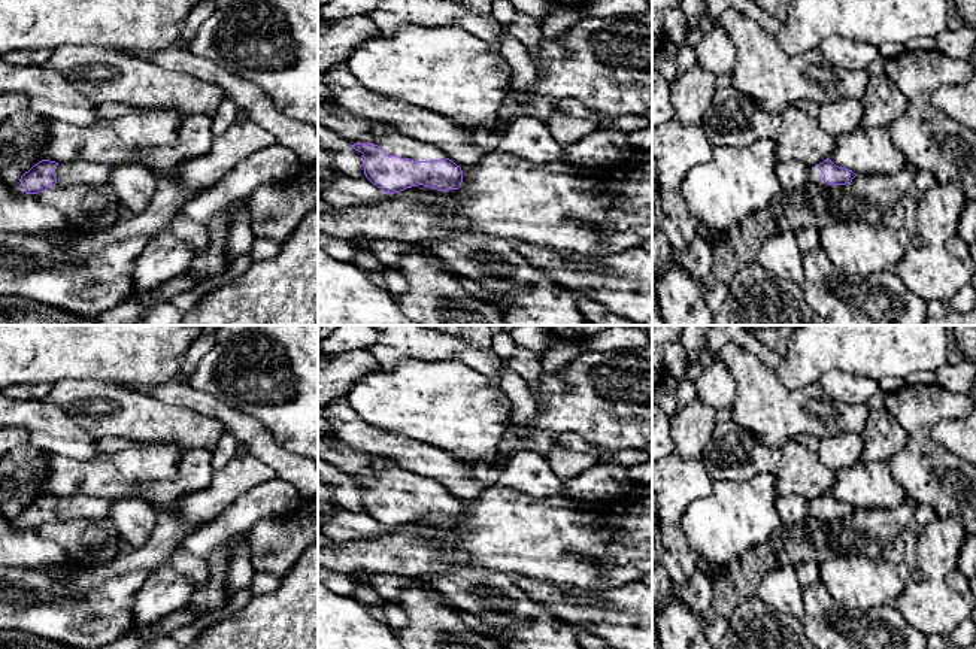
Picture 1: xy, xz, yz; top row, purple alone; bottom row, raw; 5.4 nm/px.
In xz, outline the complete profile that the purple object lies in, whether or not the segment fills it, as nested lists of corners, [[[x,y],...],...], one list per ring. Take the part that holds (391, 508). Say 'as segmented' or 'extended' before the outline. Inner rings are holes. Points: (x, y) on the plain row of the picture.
extended; [[[333,431],[318,434],[318,457],[363,488],[366,512],[388,528],[418,519],[437,525],[458,524],[461,521],[461,501],[449,494],[437,480],[416,474],[392,463],[388,463],[382,471],[373,471],[370,468],[373,455],[346,445]]]

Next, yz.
extended; [[[830,492],[816,500],[810,500],[809,509],[812,518],[822,522],[851,518],[852,513],[857,510],[857,507],[854,507],[852,504],[836,500]]]

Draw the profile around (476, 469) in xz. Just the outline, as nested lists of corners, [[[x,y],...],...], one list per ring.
[[[466,463],[464,467],[473,476],[482,477],[485,473],[488,473],[494,468],[501,468],[503,465],[500,465],[497,463]]]

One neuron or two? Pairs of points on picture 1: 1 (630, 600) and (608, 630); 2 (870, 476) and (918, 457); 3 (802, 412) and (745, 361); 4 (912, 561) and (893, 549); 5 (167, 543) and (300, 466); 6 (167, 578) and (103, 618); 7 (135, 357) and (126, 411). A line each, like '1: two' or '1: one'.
1: one
2: two
3: one
4: one
5: two
6: two
7: two

